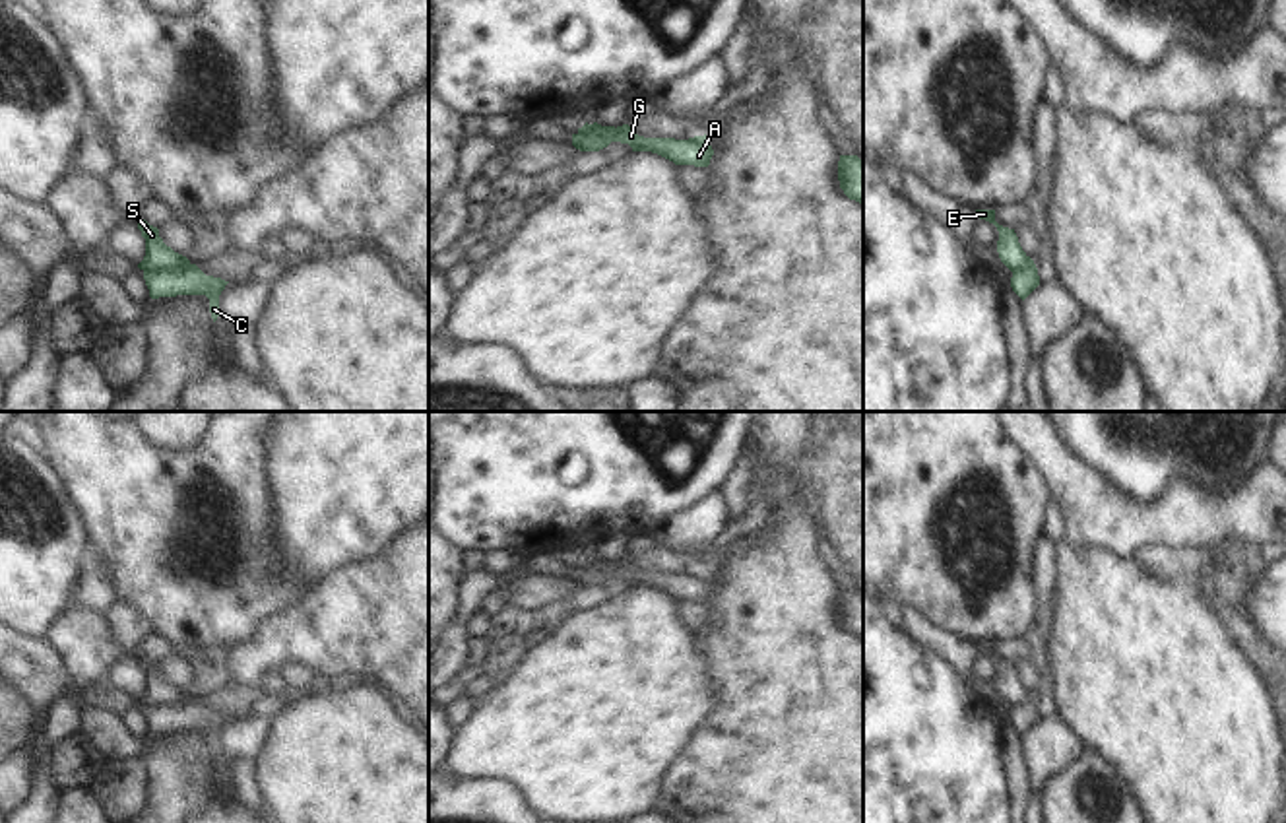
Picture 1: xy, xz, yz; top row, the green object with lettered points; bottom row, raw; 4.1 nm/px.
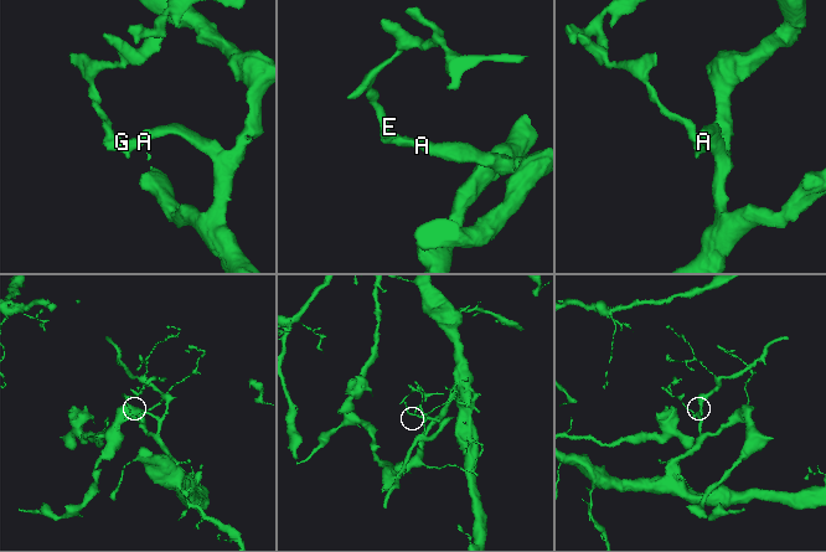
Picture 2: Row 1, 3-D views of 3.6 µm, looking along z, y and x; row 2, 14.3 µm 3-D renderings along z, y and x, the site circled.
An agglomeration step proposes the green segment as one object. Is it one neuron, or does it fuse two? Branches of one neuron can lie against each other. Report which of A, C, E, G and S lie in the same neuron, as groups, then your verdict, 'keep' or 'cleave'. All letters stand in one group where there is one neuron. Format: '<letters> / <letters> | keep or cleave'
A C G / E S | cleave

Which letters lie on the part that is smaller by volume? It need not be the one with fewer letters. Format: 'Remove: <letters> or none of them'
Remove: E, S

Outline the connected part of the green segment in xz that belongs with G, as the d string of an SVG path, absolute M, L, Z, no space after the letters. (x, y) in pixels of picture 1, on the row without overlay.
M628 559L617 561L611 567L572 569L572 580L580 586L599 586L611 576L628 578L632 586L658 588L675 600L708 602L714 590L706 569L689 575L644 573L638 571Z

